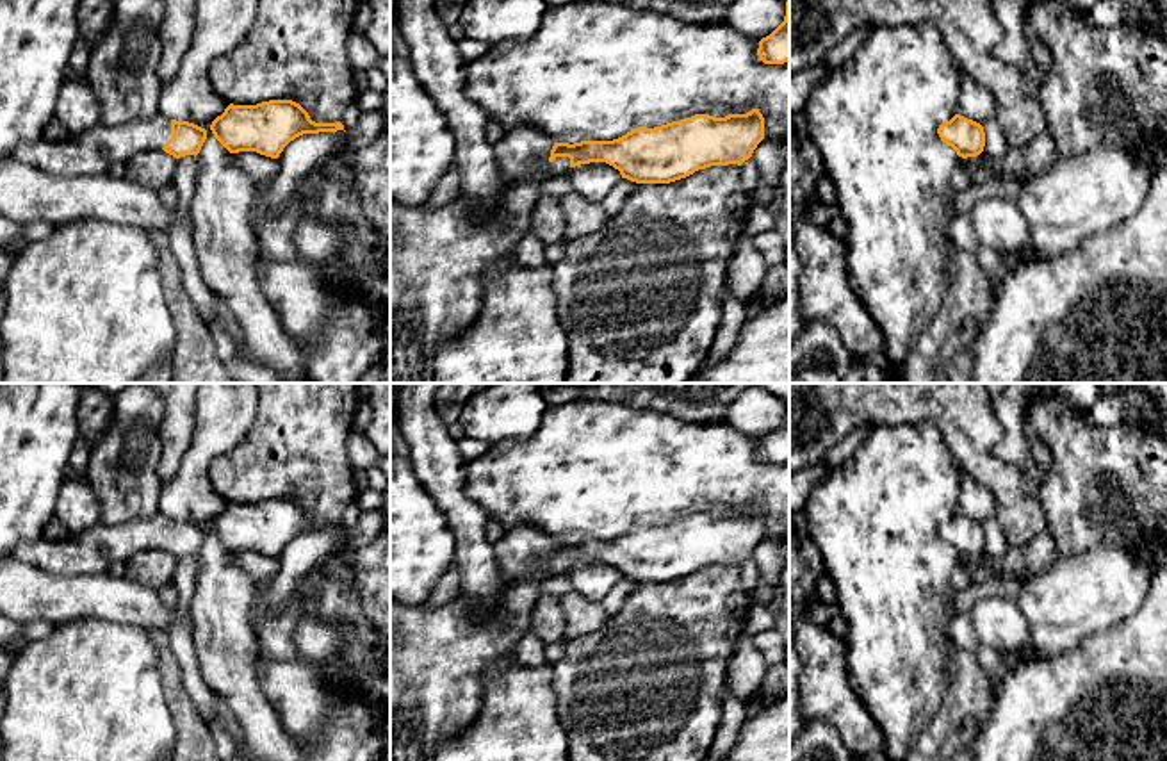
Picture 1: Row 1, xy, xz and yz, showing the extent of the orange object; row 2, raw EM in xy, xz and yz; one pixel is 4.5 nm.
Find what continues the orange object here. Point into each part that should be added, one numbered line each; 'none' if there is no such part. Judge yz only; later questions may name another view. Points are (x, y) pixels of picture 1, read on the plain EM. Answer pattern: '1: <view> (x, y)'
none

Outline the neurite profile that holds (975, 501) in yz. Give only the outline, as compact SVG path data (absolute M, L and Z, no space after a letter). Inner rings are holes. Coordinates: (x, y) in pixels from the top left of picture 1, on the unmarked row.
M960 467L960 494L957 513L980 522L982 526L996 519L994 495Z

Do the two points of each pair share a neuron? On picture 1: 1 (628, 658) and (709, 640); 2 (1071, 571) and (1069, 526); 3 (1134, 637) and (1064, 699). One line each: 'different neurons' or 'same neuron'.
1: same neuron
2: different neurons
3: same neuron

